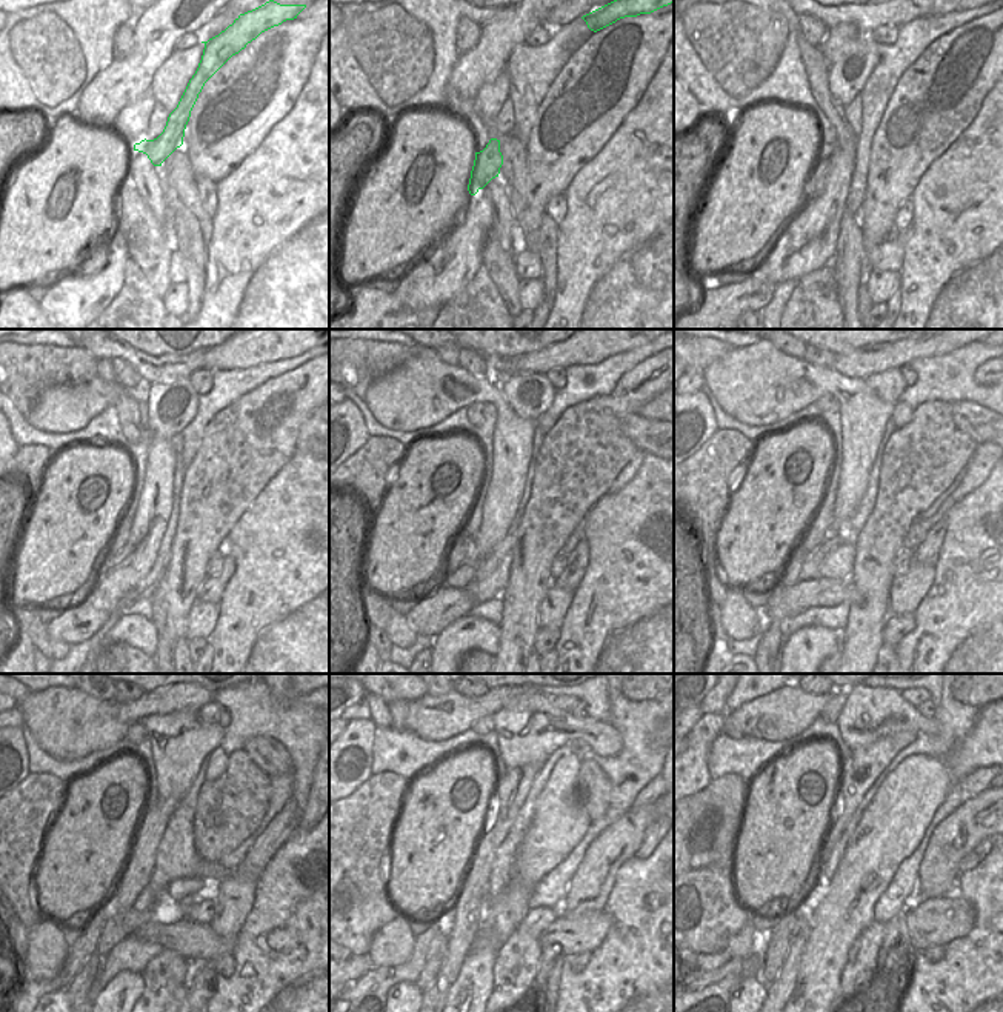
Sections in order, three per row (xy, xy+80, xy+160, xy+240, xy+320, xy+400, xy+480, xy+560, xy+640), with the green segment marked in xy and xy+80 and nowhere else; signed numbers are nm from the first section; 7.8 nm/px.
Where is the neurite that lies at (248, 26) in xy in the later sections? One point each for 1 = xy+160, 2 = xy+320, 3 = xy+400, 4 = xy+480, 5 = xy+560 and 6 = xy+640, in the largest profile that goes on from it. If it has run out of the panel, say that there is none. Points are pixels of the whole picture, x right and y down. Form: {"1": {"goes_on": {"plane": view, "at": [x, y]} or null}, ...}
{"1": {"goes_on": {"plane": "xy+160", "at": [816, 188]}}, "2": {"goes_on": {"plane": "xy+320", "at": [460, 551]}}, "3": {"goes_on": {"plane": "xy+400", "at": [791, 571]}}, "4": {"goes_on": {"plane": "xy+480", "at": [22, 986]}}, "5": {"goes_on": {"plane": "xy+560", "at": [373, 986]}}, "6": {"goes_on": {"plane": "xy+640", "at": [723, 986]}}}

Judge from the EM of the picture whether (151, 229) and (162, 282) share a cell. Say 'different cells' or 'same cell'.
same cell

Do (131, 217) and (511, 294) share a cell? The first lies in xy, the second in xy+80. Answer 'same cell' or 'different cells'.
same cell

